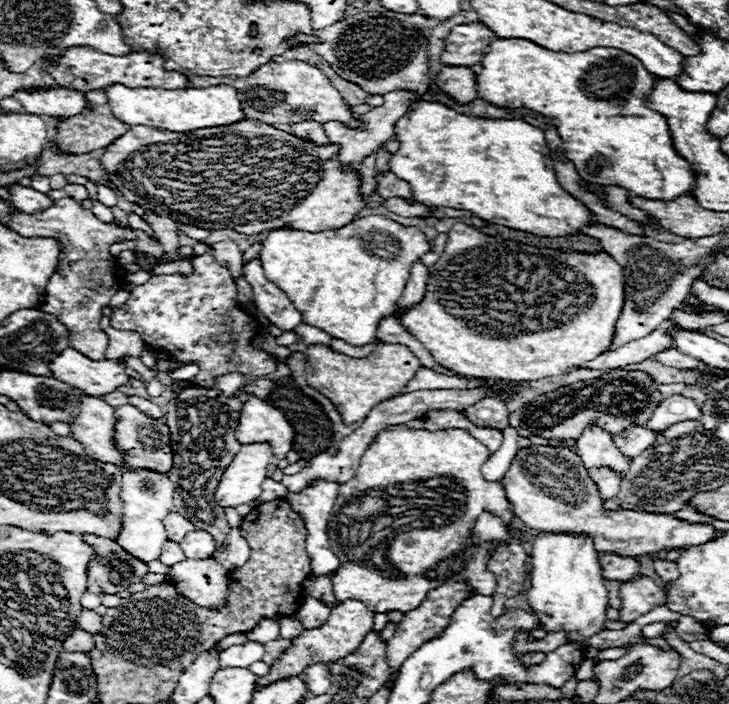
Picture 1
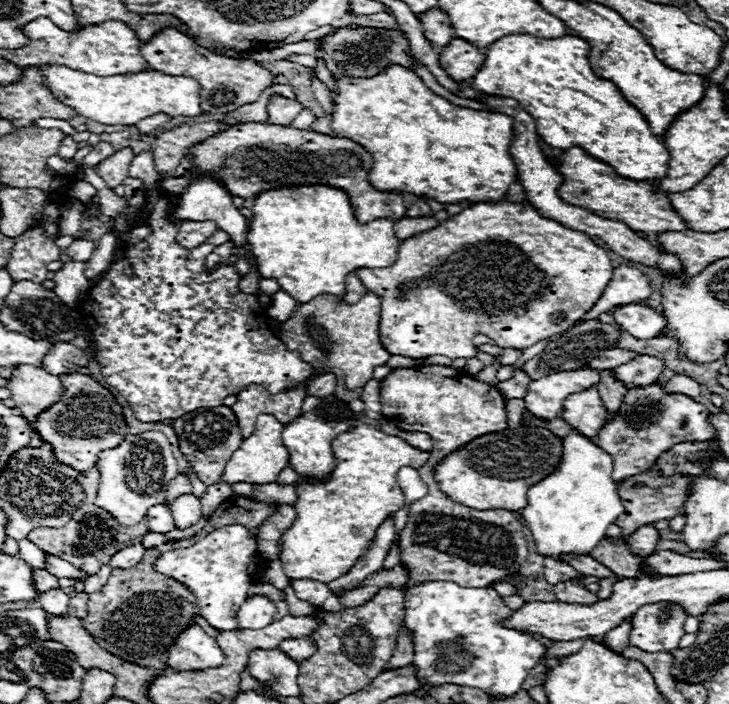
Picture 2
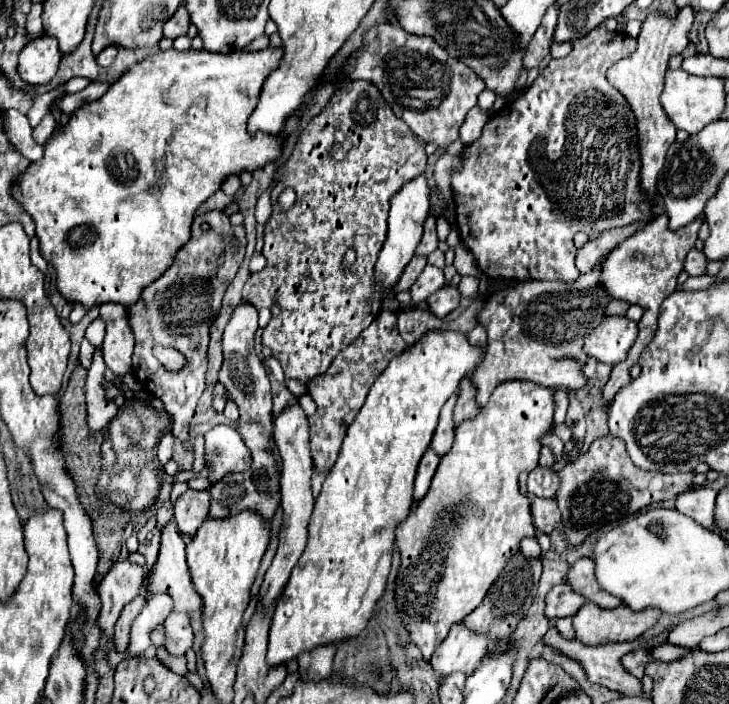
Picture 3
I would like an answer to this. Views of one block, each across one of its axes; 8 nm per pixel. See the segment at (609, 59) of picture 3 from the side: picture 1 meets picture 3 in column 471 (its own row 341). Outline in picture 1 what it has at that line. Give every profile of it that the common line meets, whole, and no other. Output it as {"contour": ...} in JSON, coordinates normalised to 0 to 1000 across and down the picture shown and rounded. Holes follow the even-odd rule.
{"contour":[[[285,355],[280,364],[266,366],[263,392],[219,389],[181,409],[176,429],[154,446],[151,460],[159,469],[189,472],[198,489],[211,497],[230,497],[233,506],[255,517],[274,517],[272,534],[261,540],[266,548],[291,551],[294,537],[310,528],[332,528],[346,534],[370,531],[379,526],[379,509],[343,491],[343,486],[357,474],[357,466],[346,449],[329,440],[321,418],[321,395],[294,369],[291,355]]]}

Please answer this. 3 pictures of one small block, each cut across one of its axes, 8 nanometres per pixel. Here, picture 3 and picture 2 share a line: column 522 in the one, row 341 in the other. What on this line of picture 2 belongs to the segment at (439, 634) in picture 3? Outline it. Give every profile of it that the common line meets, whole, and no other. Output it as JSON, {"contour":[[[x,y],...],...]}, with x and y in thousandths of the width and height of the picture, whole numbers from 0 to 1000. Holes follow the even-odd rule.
{"contour":[[[653,287],[653,290],[645,290],[642,295],[636,295],[631,304],[604,315],[598,324],[584,327],[584,330],[565,335],[557,344],[551,344],[546,349],[543,372],[535,381],[491,381],[488,392],[497,398],[497,403],[505,412],[510,412],[516,420],[524,423],[524,432],[521,432],[521,483],[535,503],[560,506],[560,509],[587,509],[587,506],[598,506],[598,503],[606,503],[615,509],[647,509],[653,503],[653,494],[647,489],[653,474],[672,477],[680,486],[680,491],[686,491],[686,494],[722,497],[724,491],[741,486],[743,480],[752,480],[752,477],[760,477],[760,474],[779,469],[826,420],[829,409],[834,406],[834,401],[840,395],[840,375],[837,375],[834,361],[823,349],[818,349],[801,330],[782,327],[763,313],[741,307],[724,290],[700,290],[700,287],[664,290],[664,287]]]}

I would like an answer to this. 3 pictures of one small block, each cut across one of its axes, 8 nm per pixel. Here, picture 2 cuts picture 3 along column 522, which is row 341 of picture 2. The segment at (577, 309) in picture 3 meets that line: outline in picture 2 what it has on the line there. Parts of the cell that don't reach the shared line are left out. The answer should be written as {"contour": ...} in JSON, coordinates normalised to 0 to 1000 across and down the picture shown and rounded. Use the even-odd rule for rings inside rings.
{"contour":[[[502,412],[497,426],[488,432],[466,429],[461,420],[436,420],[425,426],[425,432],[406,429],[392,463],[384,463],[384,483],[392,489],[392,494],[412,500],[414,511],[431,517],[431,523],[466,523],[475,540],[480,540],[480,551],[497,551],[510,537],[510,526],[529,517],[535,509],[521,486],[521,423],[508,412]]]}

